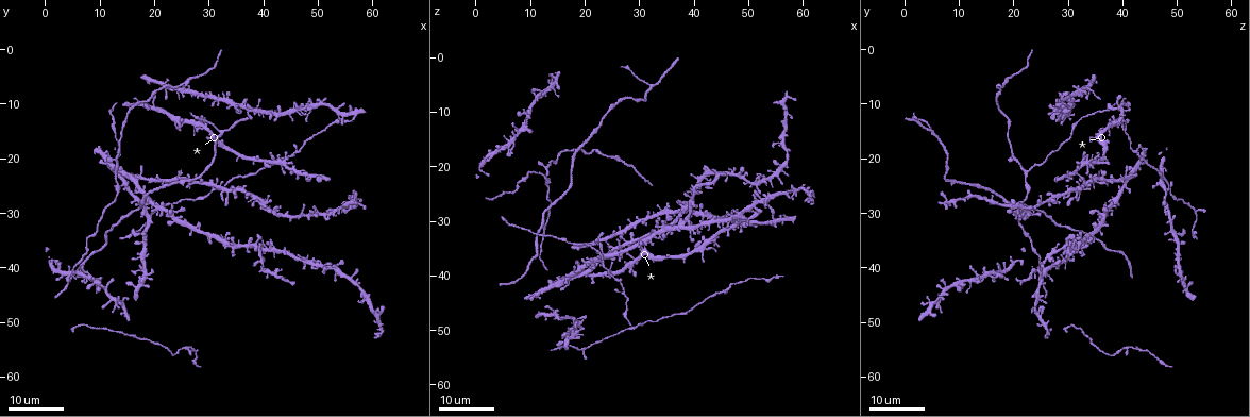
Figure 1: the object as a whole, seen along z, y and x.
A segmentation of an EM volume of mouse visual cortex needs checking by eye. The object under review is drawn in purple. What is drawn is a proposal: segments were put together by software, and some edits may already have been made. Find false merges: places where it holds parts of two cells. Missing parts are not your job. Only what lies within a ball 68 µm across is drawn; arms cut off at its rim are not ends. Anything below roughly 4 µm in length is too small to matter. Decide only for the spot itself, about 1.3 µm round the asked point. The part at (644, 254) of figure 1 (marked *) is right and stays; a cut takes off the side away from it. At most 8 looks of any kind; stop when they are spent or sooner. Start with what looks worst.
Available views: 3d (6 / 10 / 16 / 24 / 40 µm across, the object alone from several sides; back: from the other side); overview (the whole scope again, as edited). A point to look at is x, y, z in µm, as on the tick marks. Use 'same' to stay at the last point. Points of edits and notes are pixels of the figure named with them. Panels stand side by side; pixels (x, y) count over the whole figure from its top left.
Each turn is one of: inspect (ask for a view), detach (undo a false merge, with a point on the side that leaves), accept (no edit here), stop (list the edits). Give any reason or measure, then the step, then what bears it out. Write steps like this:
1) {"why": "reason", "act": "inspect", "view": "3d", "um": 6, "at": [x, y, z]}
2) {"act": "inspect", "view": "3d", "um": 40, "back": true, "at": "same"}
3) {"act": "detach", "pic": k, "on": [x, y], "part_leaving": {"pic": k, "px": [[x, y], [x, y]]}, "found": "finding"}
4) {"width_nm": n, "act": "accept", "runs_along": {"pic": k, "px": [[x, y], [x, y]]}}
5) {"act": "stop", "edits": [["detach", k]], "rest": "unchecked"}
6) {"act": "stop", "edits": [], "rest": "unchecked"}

{"why": "three-way junction", "act": "inspect", "view": "3d", "um": 24, "at": [32.0, 15.0, 5.5]}

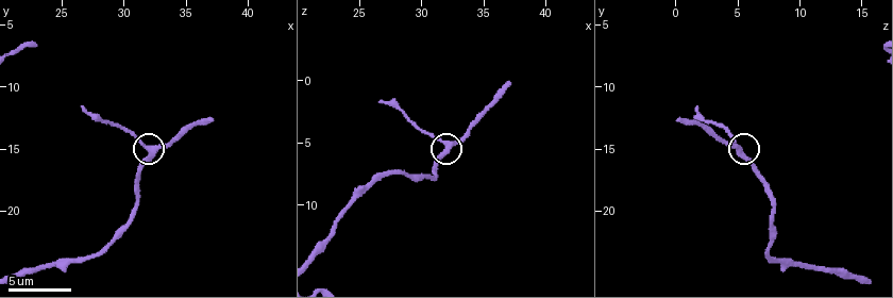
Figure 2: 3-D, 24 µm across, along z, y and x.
{"act": "inspect", "view": "3d", "um": 10, "at": [32.0, 15.0, 5.0]}

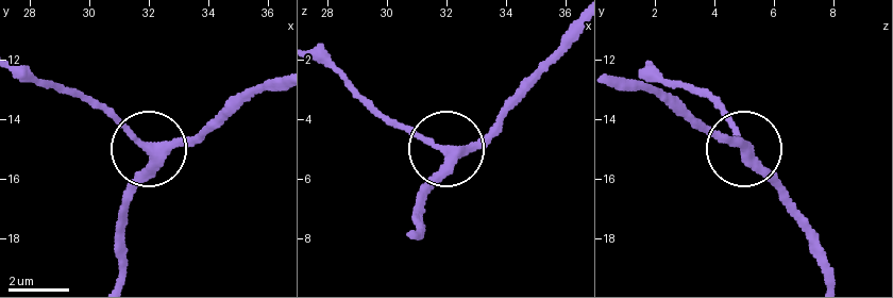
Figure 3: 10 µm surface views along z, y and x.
{"width_nm": 300, "act": "accept", "runs_along": {"pic": 3, "px": [[118, 274], [118, 235], [133, 175], [151, 154], [222, 123]]}, "found": "one cell here"}

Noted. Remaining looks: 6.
{"why": "two arms in line, one across", "act": "inspect", "view": "3d", "um": 24, "at": [12.5, 22.5, 21.5]}

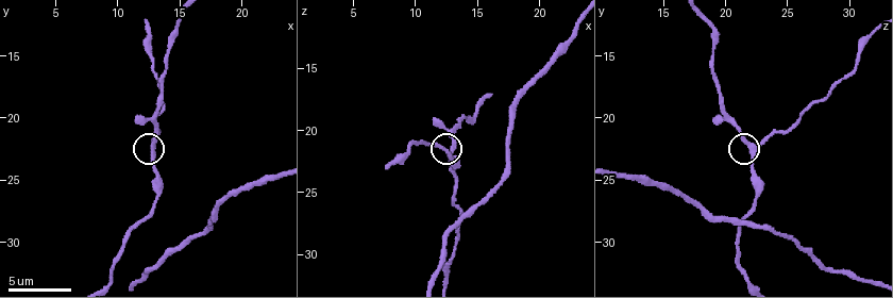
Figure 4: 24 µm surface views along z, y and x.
{"act": "inspect", "view": "3d", "um": 6, "at": [13.0, 22.2, 22.0]}

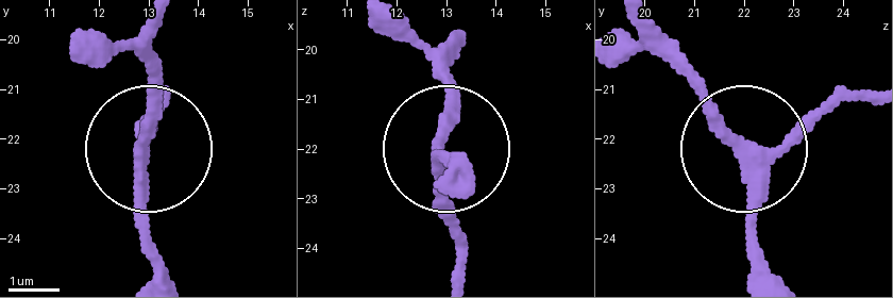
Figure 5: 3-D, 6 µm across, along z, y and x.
{"arms": 3, "act": "accept", "runs_along": {"pic": 5, "px": [[865, 88], [840, 93], [763, 152], [641, 29]]}, "found": "all the same cell"}

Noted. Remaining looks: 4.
{"why": "three arms meet", "act": "inspect", "view": "3d", "um": 16, "at": [50.5, 23.5, 28.5]}

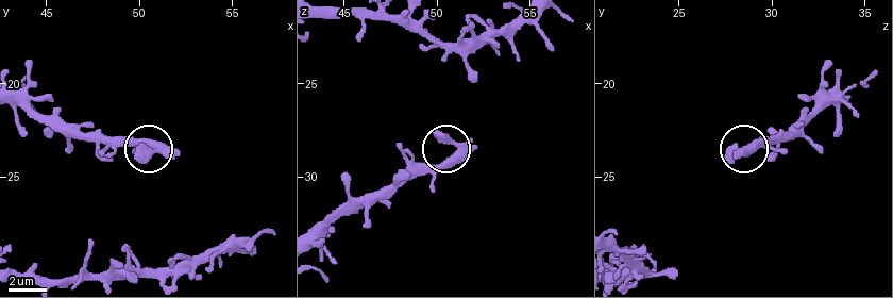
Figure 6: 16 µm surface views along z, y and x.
{"why": "zoom in", "act": "inspect", "view": "3d", "um": 6, "at": [50.7, 23.2, 29.0]}

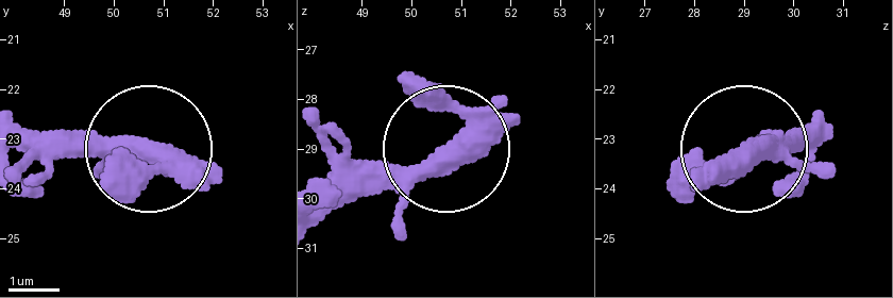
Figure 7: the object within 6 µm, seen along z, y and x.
{"arms": 3, "act": "accept", "found": "all the same cell"}

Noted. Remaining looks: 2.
{"why": "three arms meet", "act": "inspect", "view": "3d", "um": 24, "at": [57.0, 29.0, 19.0]}

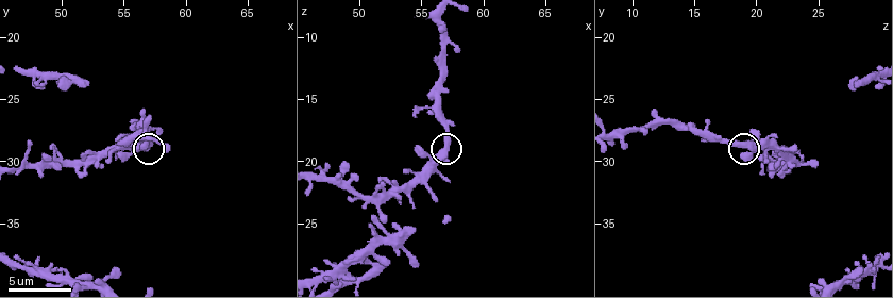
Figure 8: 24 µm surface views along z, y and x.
{"why": "closer look", "act": "inspect", "view": "3d", "um": 10, "at": [56.8, 28.6, 19.0]}

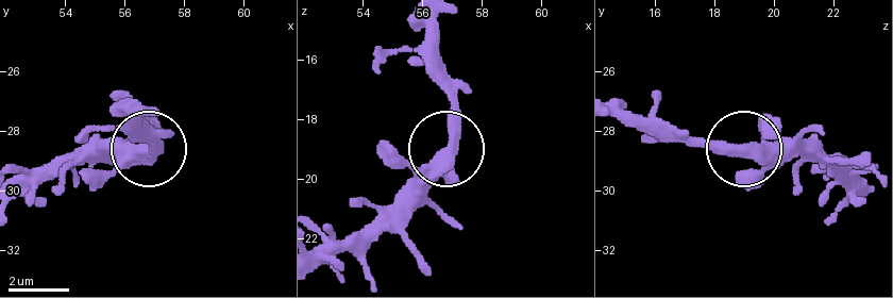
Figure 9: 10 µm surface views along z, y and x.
{"act": "accept", "runs_along": {"pic": 9, "px": [[318, 263], [355, 243], [439, 159], [455, 84]]}, "found": "one cell here"}

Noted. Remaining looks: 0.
{"act": "stop", "edits": [], "rest": "unchecked"}

